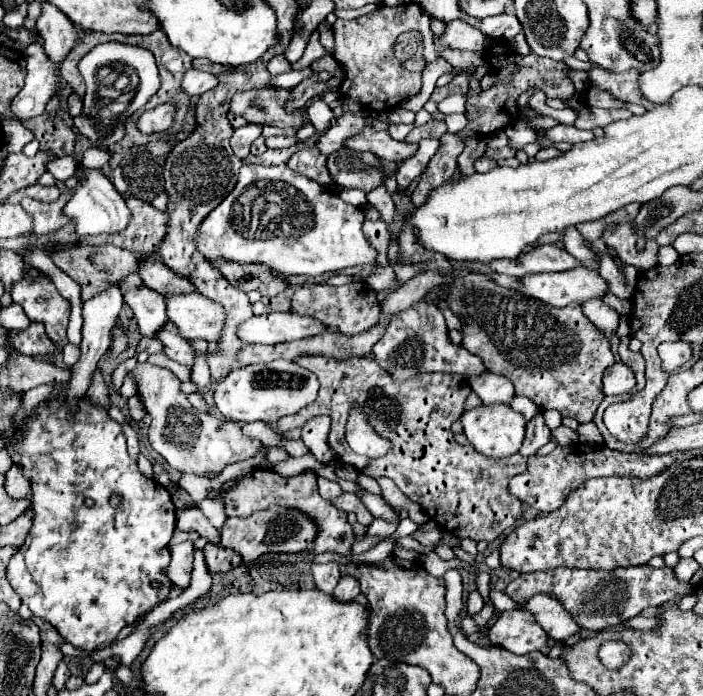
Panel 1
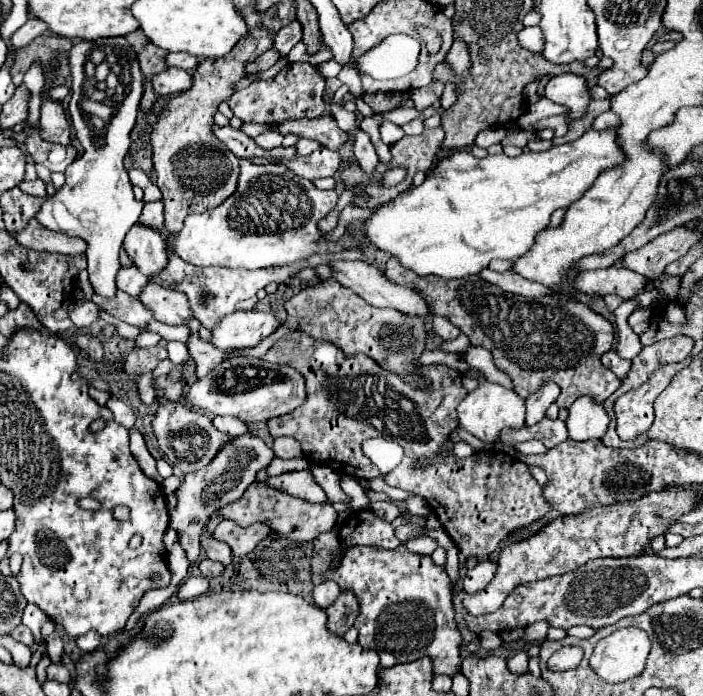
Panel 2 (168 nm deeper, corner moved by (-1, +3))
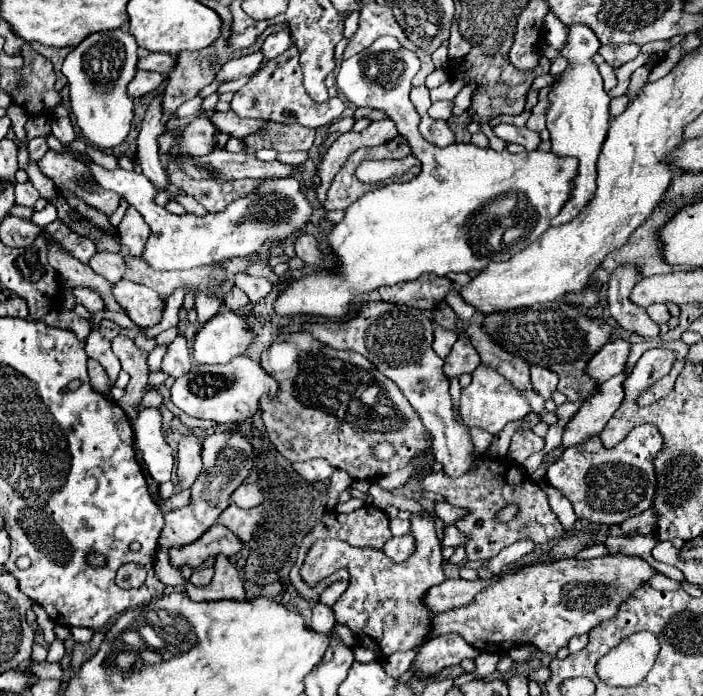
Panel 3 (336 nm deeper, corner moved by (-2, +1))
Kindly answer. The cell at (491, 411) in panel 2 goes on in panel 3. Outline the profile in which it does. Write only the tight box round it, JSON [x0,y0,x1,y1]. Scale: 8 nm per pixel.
[459,364,531,434]

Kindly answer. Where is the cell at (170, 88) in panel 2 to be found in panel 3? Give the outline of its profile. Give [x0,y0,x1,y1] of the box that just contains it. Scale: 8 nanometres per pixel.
[127,70,163,98]

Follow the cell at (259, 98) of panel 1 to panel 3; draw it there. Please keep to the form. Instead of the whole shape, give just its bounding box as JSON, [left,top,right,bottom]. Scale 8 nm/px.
[231,46,345,128]

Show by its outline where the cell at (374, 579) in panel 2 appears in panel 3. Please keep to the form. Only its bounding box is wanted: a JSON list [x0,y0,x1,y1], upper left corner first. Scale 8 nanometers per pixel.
[301,512,445,658]

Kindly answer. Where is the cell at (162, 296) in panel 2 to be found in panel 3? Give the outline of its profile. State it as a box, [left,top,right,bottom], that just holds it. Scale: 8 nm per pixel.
[113,280,165,328]

